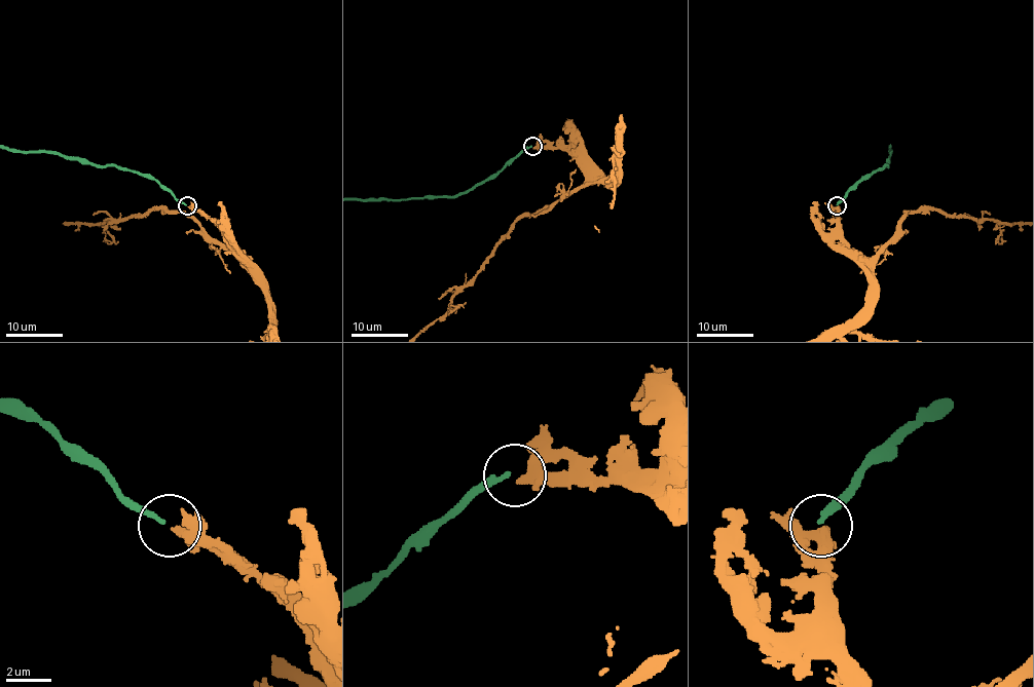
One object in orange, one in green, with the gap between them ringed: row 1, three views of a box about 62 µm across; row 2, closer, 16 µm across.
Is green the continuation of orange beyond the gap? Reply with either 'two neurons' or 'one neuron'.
two neurons

